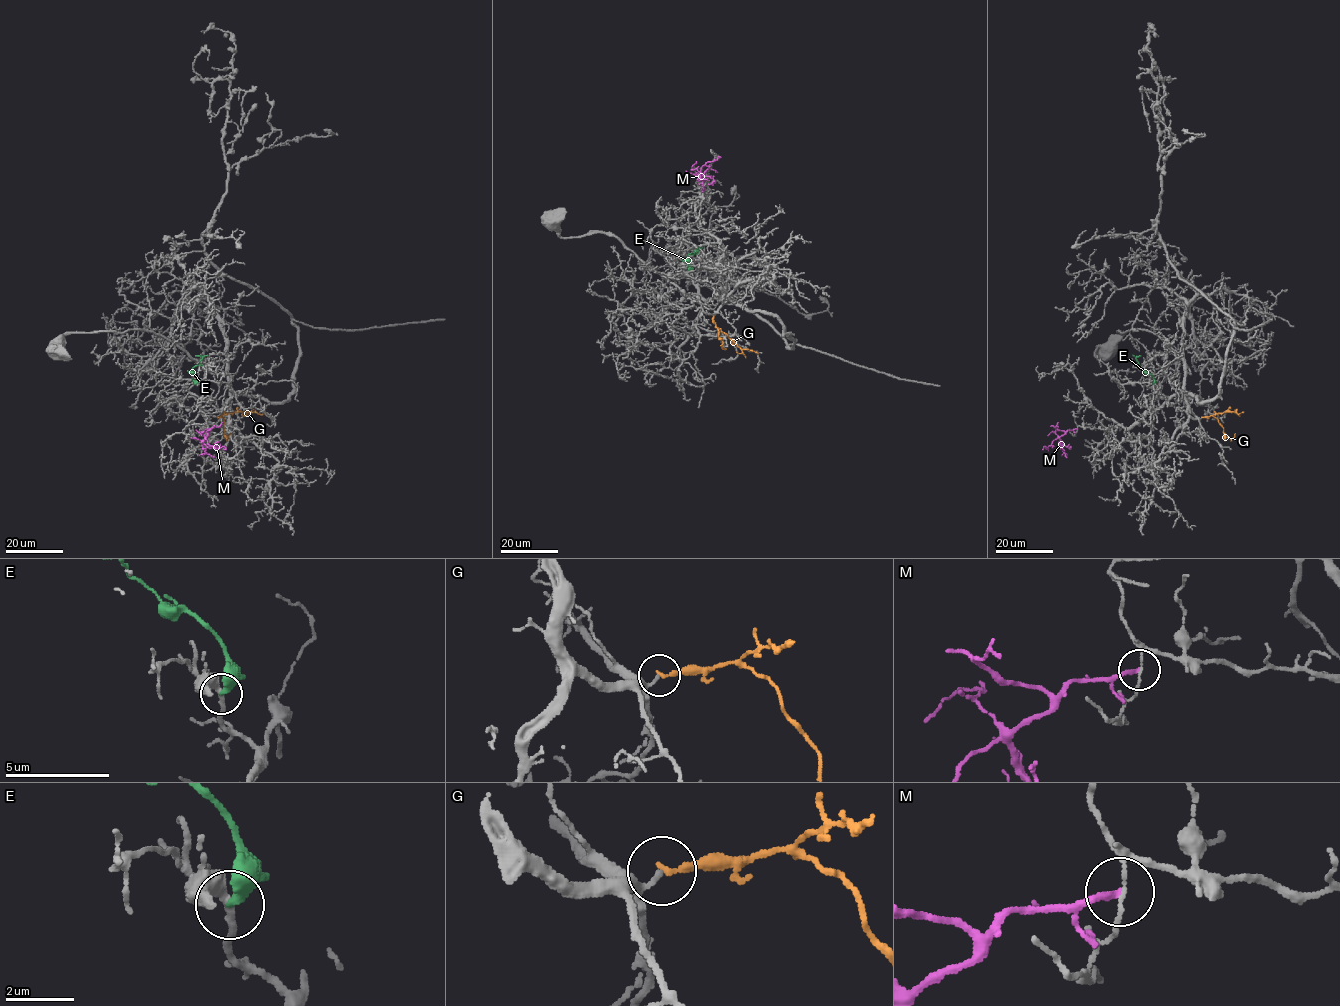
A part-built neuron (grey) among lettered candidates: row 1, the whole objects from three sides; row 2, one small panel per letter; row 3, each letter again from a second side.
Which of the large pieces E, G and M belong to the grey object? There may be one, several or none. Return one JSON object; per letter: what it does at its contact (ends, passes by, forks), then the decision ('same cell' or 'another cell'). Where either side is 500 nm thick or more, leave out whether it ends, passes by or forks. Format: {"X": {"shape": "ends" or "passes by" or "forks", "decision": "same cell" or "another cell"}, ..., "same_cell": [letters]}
{"E": {"shape": "ends", "decision": "another cell"}, "G": {"shape": "ends", "decision": "same cell"}, "M": {"shape": "ends", "decision": "another cell"}, "same_cell": ["G"]}

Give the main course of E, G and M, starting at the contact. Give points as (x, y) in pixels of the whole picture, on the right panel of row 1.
E: (1153, 384), (1153, 377), (1139, 366), (1136, 357), (1139, 355)
G: (1201, 417), (1233, 411), (1239, 413)
M: (1077, 428), (1068, 430), (1042, 449)

